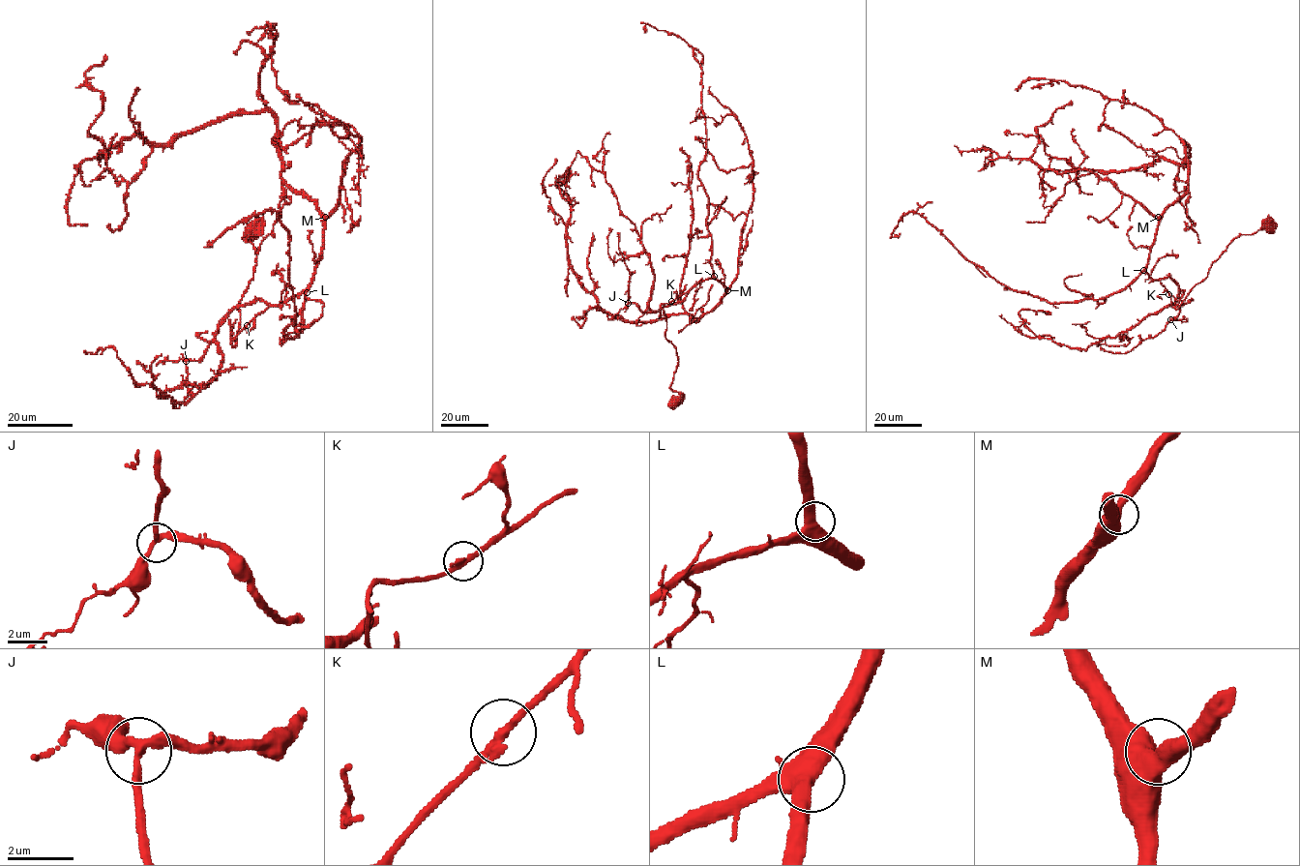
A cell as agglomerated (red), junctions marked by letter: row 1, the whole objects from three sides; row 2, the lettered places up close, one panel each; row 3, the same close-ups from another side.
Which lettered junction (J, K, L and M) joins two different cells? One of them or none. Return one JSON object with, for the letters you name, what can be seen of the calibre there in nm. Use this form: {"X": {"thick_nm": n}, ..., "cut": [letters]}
{"cut": []}

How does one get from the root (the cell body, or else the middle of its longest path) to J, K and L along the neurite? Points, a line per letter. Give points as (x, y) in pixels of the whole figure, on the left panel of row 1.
J: (252, 231), (245, 240), (256, 265), (238, 303), (233, 346), (268, 307), (235, 307), (204, 355), (186, 361)
K: (252, 231), (257, 234), (245, 240), (255, 249), (256, 265), (238, 303), (241, 322), (233, 346), (247, 325)
L: (252, 231), (245, 240), (256, 265), (231, 344), (268, 306), (307, 292)

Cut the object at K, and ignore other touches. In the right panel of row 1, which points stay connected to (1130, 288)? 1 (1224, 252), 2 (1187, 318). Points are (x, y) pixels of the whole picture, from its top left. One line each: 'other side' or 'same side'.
1: other side
2: same side

